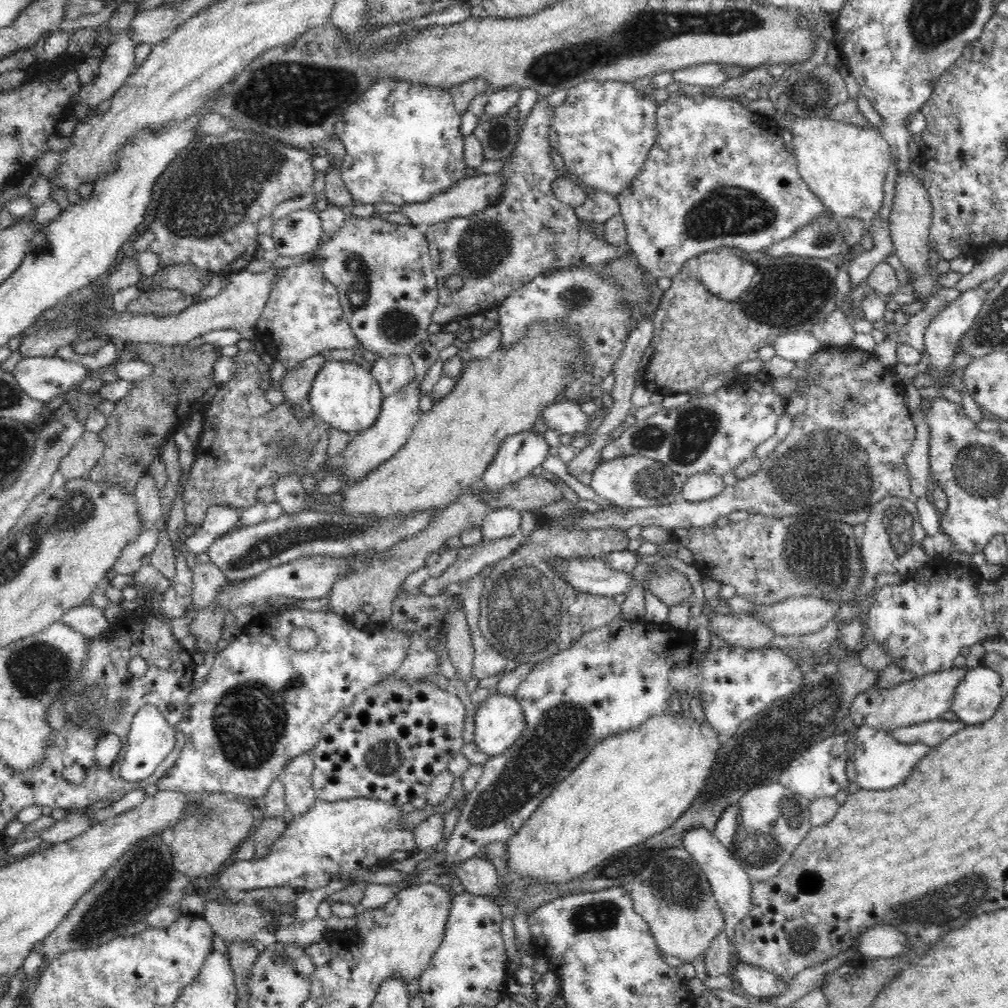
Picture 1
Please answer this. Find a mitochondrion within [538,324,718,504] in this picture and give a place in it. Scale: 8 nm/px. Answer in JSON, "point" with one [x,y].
{"point":[648,481]}

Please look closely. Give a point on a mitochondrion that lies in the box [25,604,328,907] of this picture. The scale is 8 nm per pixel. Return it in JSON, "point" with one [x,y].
{"point":[94,714]}

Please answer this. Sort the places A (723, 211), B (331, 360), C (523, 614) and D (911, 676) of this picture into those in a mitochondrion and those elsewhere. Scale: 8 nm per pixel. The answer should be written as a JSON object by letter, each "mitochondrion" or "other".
{"A":"mitochondrion","B":"other","C":"mitochondrion","D":"other"}

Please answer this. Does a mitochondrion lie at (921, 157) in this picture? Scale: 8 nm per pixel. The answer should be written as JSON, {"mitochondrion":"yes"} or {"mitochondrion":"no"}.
{"mitochondrion":"no"}

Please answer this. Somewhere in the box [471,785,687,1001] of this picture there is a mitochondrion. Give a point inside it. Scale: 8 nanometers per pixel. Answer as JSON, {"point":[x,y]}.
{"point":[601,915]}

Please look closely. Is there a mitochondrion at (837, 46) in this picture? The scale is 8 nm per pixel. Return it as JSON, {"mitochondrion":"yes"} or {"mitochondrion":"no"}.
{"mitochondrion":"no"}

